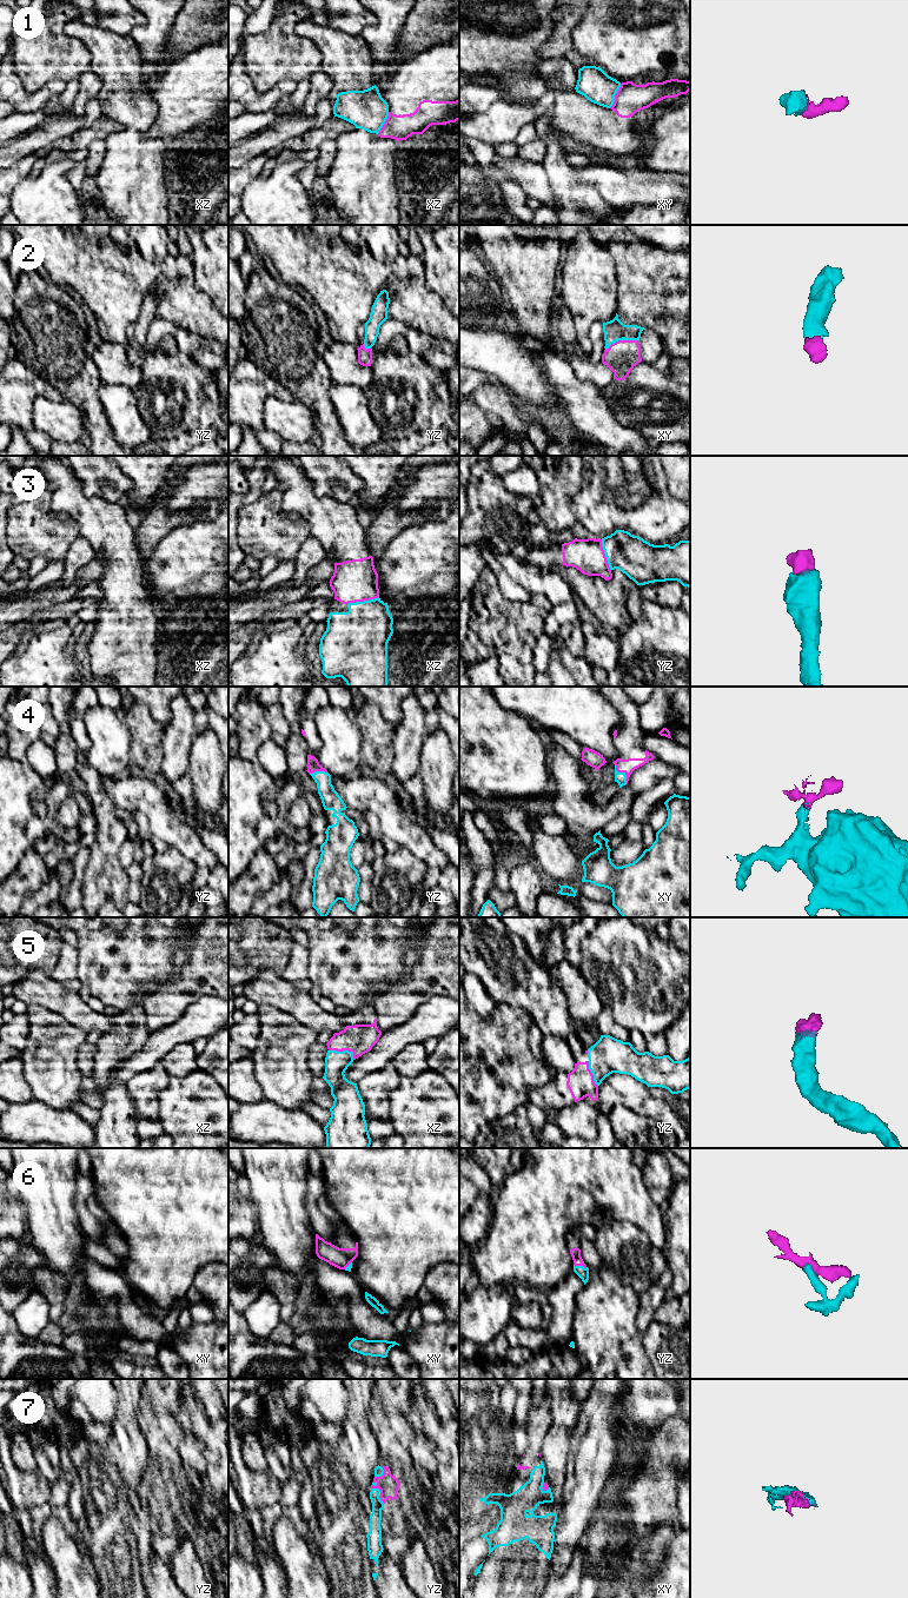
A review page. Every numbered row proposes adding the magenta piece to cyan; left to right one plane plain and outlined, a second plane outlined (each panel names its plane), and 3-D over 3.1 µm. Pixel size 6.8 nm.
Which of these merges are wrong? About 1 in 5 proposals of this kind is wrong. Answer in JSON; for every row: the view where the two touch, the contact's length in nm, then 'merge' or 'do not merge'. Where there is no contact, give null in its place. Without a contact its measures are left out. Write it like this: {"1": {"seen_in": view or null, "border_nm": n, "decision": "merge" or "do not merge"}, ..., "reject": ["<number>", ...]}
{"1": {"seen_in": "xy", "border_nm": 190, "decision": "do not merge"}, "2": {"seen_in": "xy", "border_nm": 240, "decision": "merge"}, "3": {"seen_in": "xz", "border_nm": 220, "decision": "merge"}, "4": {"seen_in": "xy", "border_nm": 160, "decision": "merge"}, "5": {"seen_in": "xz", "border_nm": 200, "decision": "merge"}, "6": {"seen_in": "yz", "border_nm": 100, "decision": "merge"}, "7": {"seen_in": "yz", "border_nm": 90, "decision": "merge"}, "reject": ["1"]}

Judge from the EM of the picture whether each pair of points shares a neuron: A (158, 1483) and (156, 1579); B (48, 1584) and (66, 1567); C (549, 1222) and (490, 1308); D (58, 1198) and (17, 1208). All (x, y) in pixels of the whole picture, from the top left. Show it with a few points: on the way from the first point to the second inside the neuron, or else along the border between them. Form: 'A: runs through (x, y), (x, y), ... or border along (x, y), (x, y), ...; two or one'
A: border along (151, 1550), (170, 1566); two
B: border along (42, 1555), (50, 1564), (55, 1585); two
C: border along (510, 1282), (498, 1282), (489, 1286), (479, 1285); two
D: border along (18, 1199), (25, 1209); two

